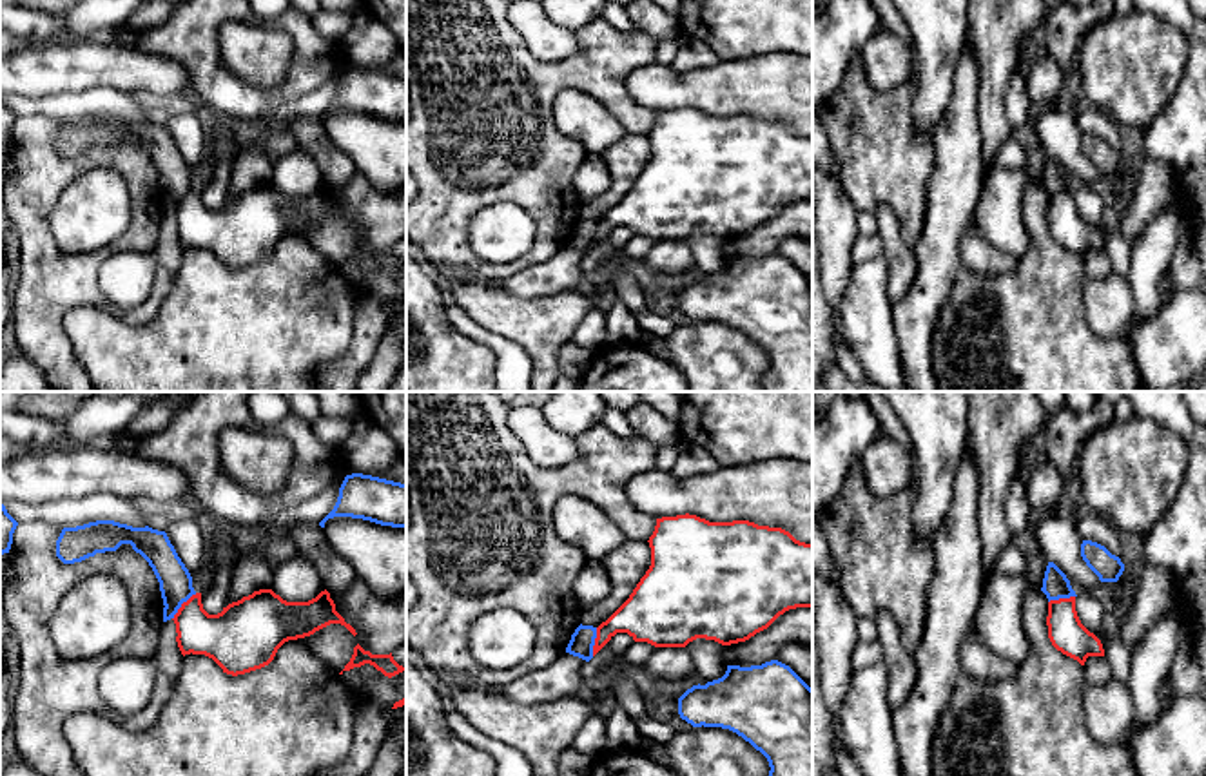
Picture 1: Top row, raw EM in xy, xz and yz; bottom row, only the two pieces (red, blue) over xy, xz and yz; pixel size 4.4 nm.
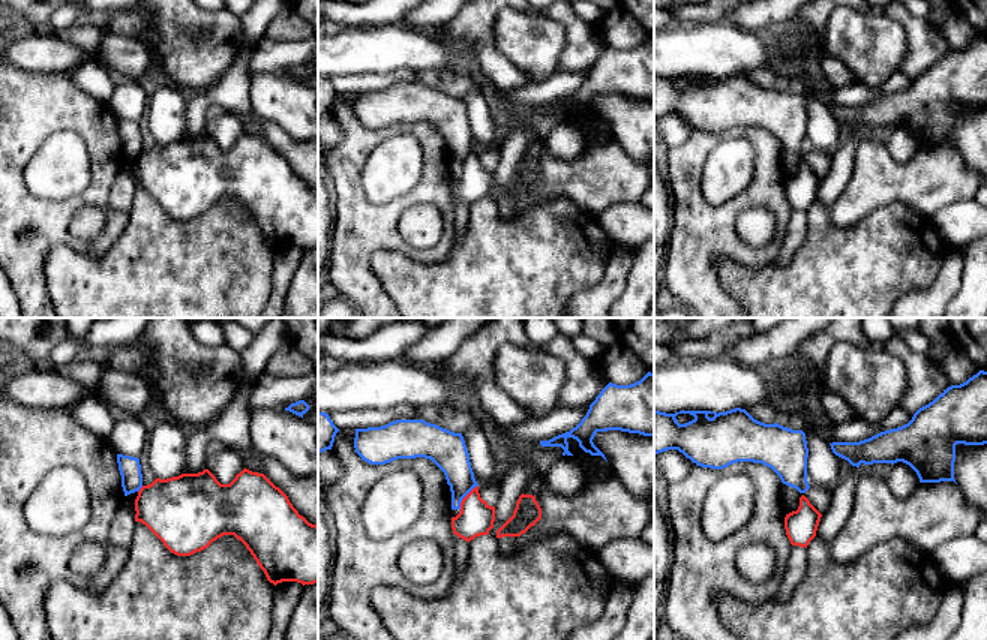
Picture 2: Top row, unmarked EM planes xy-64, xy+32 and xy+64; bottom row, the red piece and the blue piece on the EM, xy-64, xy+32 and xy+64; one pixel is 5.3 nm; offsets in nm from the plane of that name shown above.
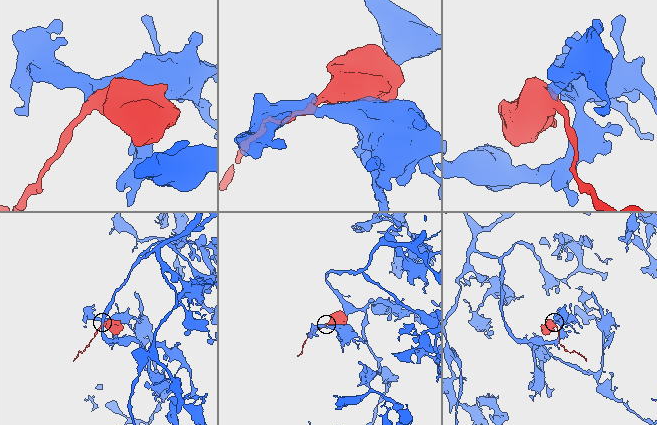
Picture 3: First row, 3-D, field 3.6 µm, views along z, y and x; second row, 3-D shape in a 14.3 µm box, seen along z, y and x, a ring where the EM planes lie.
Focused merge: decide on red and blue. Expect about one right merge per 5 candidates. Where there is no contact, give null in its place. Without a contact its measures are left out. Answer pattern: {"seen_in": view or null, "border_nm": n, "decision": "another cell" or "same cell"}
{"seen_in": "xy", "border_nm": 160, "decision": "another cell"}

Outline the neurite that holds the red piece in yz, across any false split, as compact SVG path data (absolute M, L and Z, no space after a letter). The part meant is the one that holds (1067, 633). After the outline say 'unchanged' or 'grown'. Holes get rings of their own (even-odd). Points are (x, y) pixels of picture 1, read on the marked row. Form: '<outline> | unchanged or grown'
M1075 597L1050 600L1046 626L1052 645L1081 665L1088 656L1104 656L1101 640L1077 616Z | unchanged

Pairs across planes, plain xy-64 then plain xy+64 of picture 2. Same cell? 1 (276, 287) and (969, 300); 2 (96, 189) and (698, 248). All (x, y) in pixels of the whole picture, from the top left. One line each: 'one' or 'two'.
1: two
2: one

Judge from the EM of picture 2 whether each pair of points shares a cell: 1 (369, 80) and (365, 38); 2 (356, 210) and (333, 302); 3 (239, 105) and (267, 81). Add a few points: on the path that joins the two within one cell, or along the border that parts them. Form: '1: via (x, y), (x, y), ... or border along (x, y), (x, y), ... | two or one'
1: border along (402, 68), (387, 72), (336, 74), (333, 77) | two
2: border along (333, 290), (350, 302) | two
3: border along (251, 77), (249, 102), (260, 117) | two

